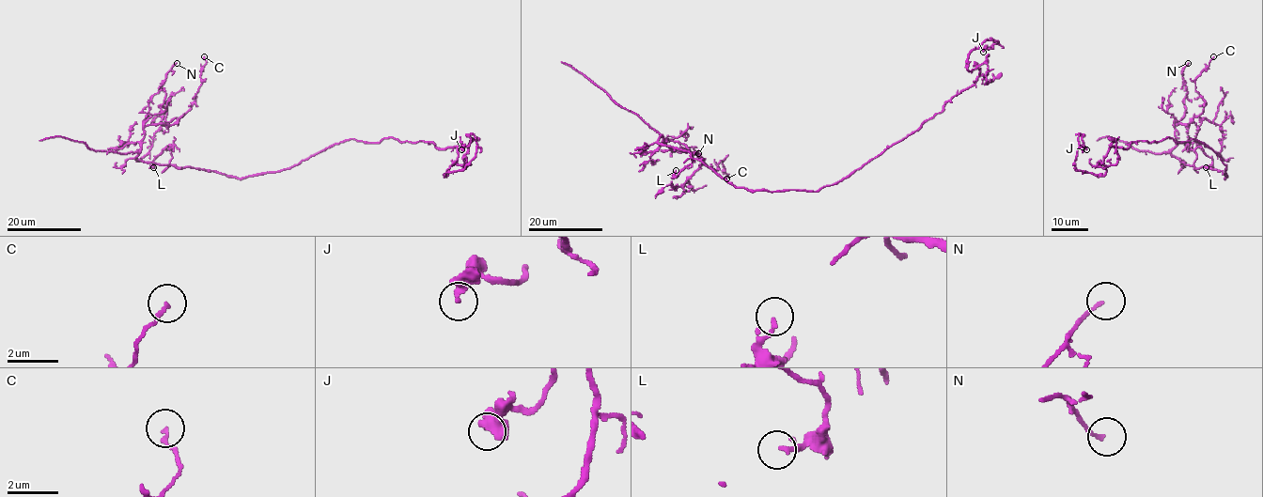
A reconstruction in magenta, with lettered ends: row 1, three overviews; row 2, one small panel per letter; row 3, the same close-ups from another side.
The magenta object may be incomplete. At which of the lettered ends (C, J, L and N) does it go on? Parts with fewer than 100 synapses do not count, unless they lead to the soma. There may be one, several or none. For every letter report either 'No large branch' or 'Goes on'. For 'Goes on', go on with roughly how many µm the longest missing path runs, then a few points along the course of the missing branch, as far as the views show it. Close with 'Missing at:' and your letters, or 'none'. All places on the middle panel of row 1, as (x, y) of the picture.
C: No large branch
J: No large branch
L: No large branch
N: No large branch
Missing at: none

